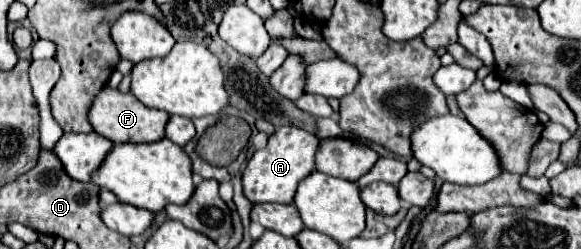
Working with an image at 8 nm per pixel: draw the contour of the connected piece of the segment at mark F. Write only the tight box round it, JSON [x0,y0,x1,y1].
[89,87,169,143]

